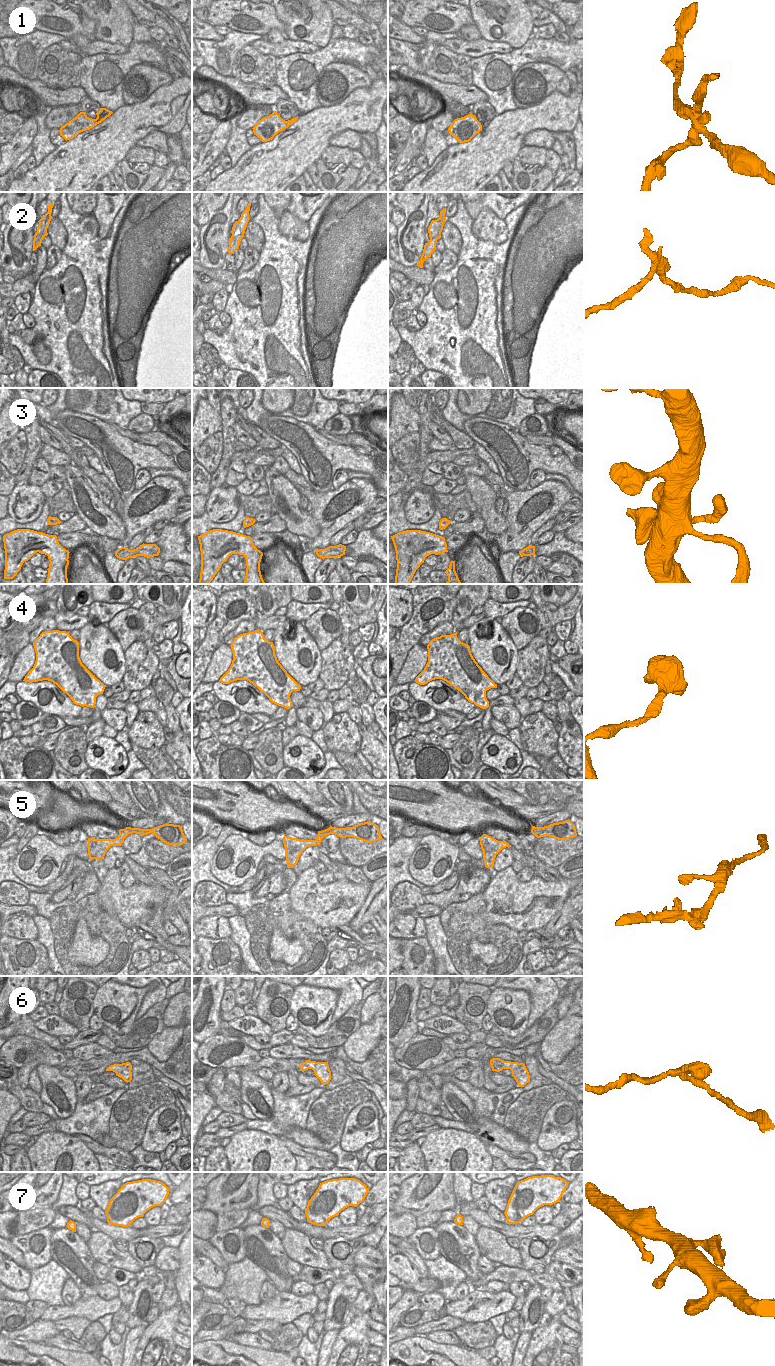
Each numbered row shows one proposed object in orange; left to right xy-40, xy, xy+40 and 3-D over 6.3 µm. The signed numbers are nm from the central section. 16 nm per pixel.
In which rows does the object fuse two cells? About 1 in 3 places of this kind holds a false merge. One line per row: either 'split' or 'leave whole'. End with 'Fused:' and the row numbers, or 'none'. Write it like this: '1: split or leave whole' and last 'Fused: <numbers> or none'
1: split
2: split
3: leave whole
4: split
5: leave whole
6: leave whole
7: leave whole
Fused: 1, 2, 4

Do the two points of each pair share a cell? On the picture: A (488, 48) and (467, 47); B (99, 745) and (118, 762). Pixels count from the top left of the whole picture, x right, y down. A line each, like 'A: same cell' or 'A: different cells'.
A: same cell
B: same cell

